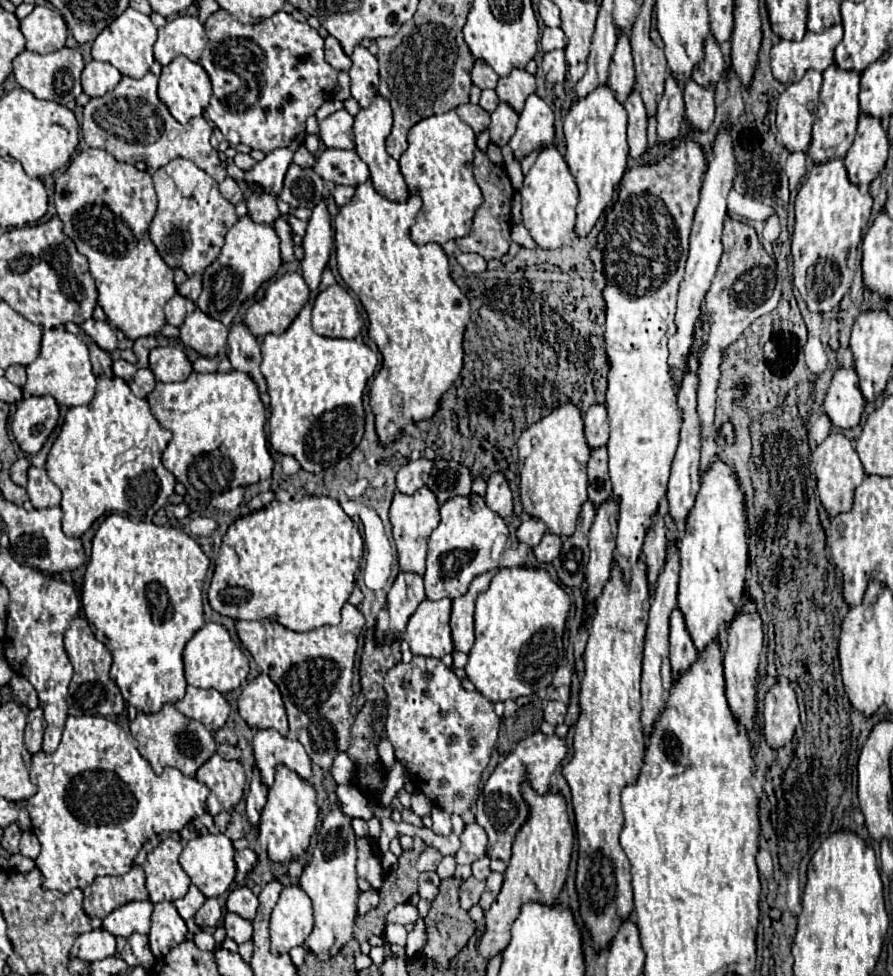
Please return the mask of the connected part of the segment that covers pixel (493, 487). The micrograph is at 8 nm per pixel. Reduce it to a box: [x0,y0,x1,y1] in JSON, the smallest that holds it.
[486,473,512,519]

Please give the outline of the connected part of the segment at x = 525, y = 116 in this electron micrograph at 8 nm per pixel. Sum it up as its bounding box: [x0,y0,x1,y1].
[510,95,554,161]

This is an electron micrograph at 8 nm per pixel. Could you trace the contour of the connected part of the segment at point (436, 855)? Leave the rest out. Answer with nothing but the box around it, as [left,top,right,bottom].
[416,845,442,871]

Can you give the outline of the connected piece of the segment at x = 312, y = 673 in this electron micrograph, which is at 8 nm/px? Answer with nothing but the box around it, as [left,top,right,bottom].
[236,603,366,769]

